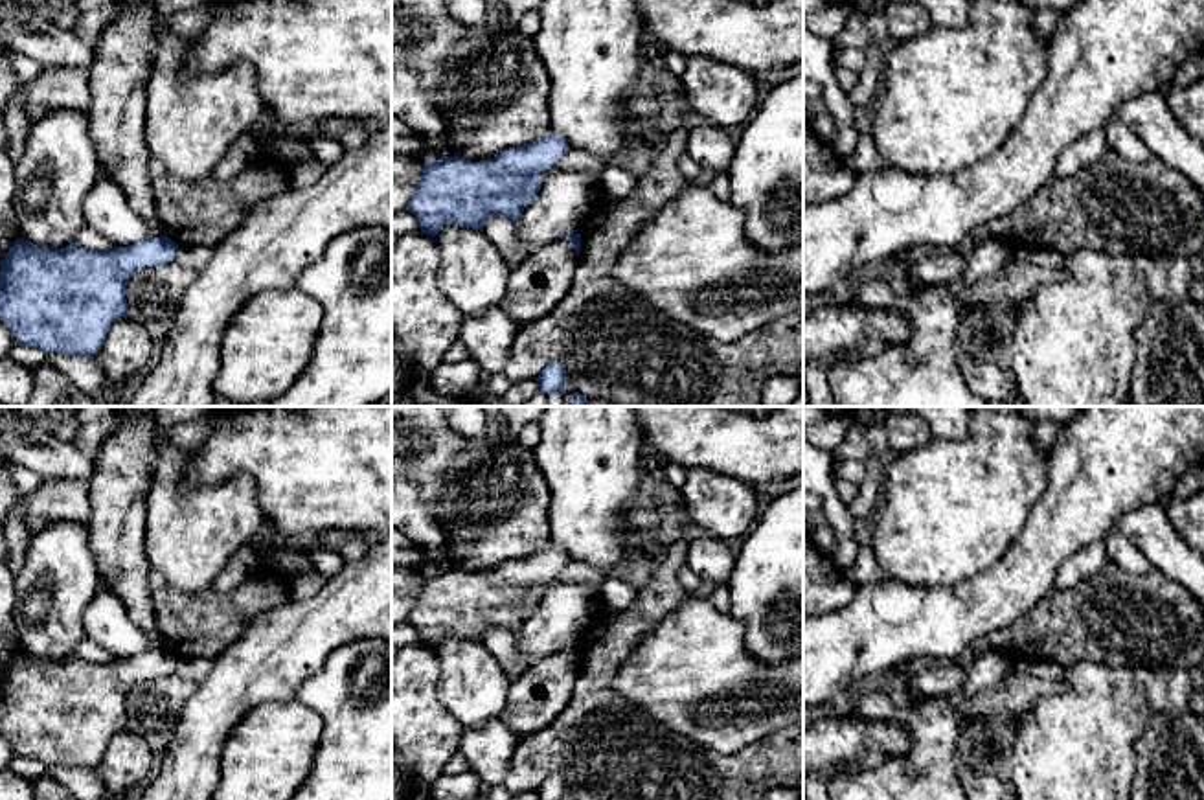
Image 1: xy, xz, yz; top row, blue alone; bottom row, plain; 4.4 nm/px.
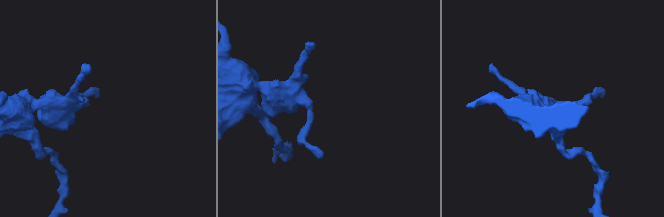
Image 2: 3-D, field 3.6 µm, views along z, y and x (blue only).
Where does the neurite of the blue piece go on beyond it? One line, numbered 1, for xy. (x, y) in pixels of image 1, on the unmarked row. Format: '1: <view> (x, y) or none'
1: none

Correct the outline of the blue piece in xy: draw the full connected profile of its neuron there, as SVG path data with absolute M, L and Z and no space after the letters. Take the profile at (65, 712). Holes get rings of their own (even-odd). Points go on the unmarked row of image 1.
M167 647L114 658L96 664L70 655L53 662L33 657L24 649L2 671L0 680L0 732L22 758L50 765L86 767L99 765L112 736L129 726L125 710L129 691L142 680L173 675L178 657Z

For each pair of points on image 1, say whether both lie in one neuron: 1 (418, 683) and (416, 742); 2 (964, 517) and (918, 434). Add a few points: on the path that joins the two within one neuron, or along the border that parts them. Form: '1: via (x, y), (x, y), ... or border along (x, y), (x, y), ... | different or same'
1: via (416, 697), (416, 727) | same
2: border along (932, 438), (892, 457) | different

